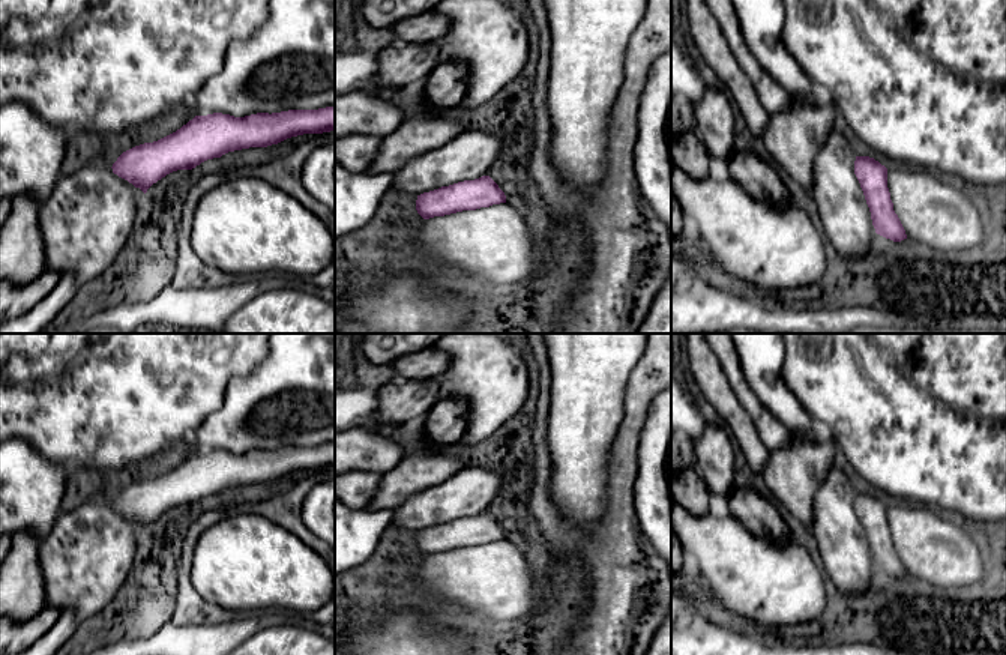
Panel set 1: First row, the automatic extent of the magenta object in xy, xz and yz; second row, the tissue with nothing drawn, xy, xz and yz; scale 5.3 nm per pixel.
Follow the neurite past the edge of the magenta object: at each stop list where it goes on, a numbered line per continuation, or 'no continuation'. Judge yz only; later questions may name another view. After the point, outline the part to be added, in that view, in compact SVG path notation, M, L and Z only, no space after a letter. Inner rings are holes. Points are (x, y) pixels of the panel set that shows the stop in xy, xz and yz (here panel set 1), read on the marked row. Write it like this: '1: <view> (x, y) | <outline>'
no continuation

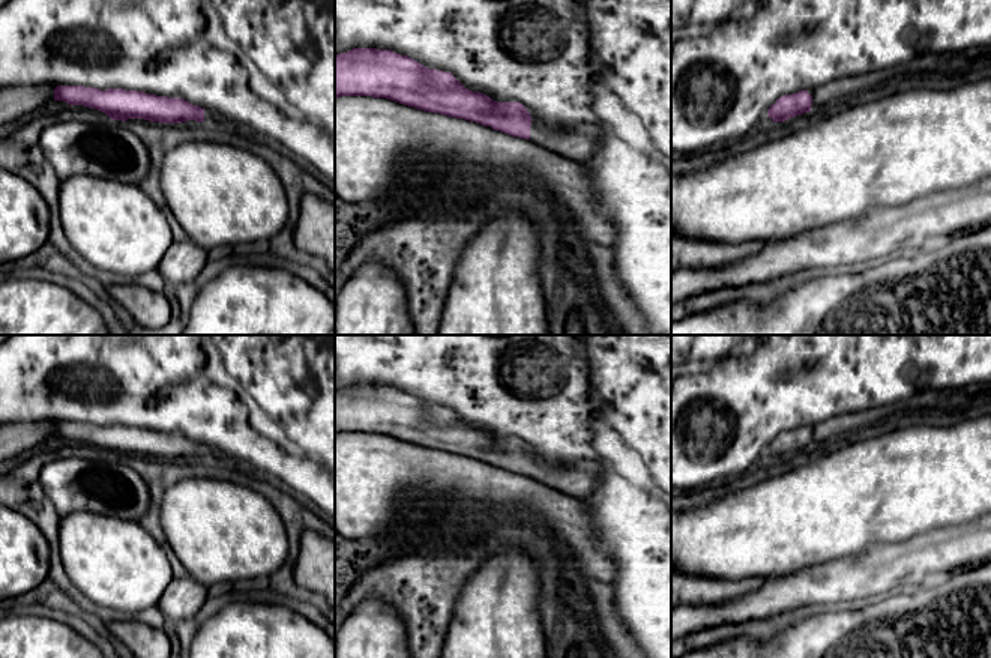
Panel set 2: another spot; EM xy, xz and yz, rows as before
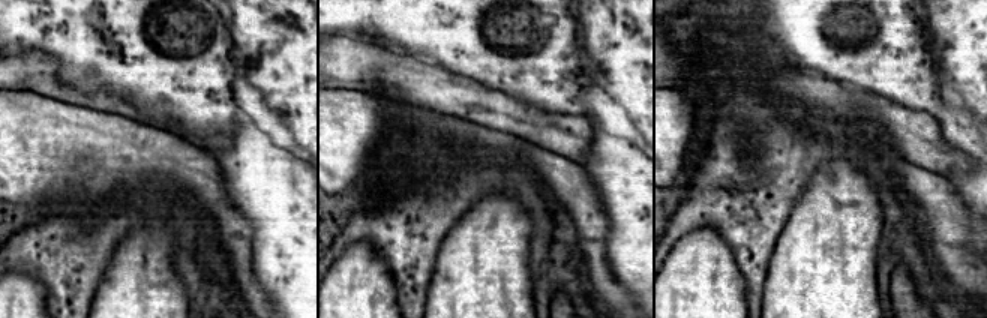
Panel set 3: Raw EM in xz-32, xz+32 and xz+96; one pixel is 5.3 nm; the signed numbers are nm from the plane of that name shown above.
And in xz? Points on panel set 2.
1: xz (580, 143) | M532 119L530 141L559 153L571 161L590 161L598 150L598 141L607 135L602 125L583 123L577 128L562 131L551 129Z

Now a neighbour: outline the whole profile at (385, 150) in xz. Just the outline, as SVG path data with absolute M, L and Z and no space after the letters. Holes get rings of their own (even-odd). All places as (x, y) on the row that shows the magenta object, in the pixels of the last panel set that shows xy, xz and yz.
M335 98L335 192L348 204L369 203L381 207L393 200L404 204L416 204L432 197L444 200L468 188L477 189L494 174L503 171L524 171L542 182L581 225L581 231L589 240L610 243L614 239L616 230L607 219L602 206L595 201L590 179L578 162L491 126L440 113L428 113L386 98Z

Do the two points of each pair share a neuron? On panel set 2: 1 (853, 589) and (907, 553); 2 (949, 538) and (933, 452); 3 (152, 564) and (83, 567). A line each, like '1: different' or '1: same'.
1: same
2: different
3: same

